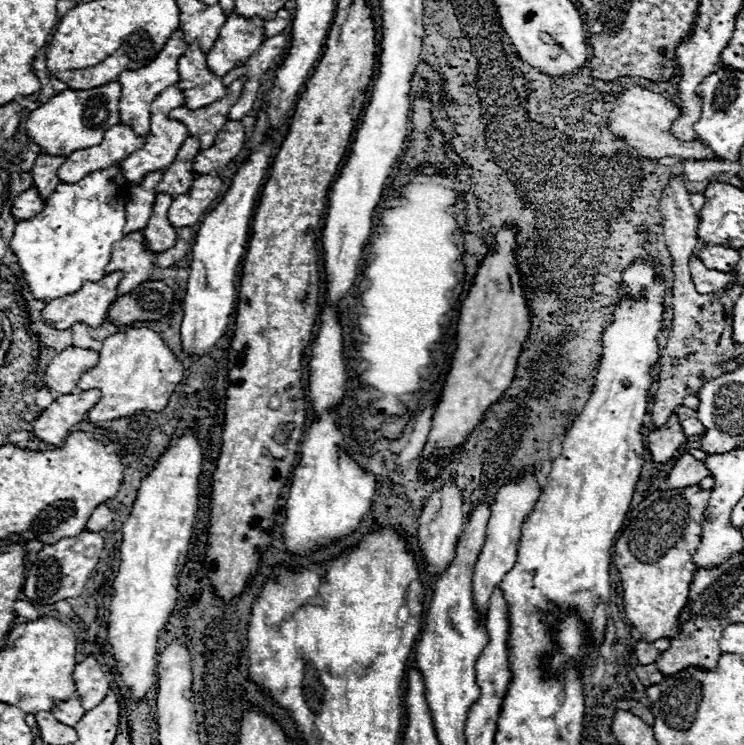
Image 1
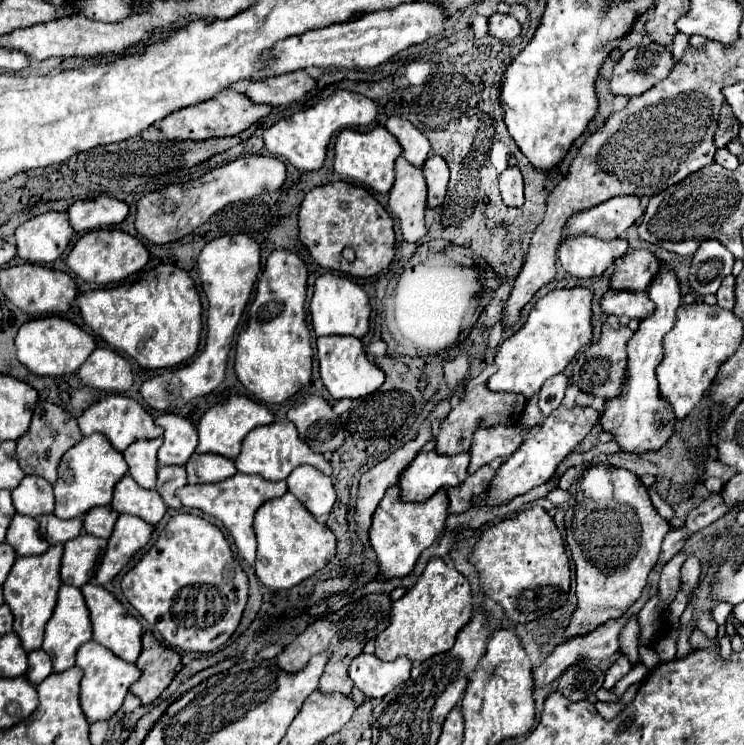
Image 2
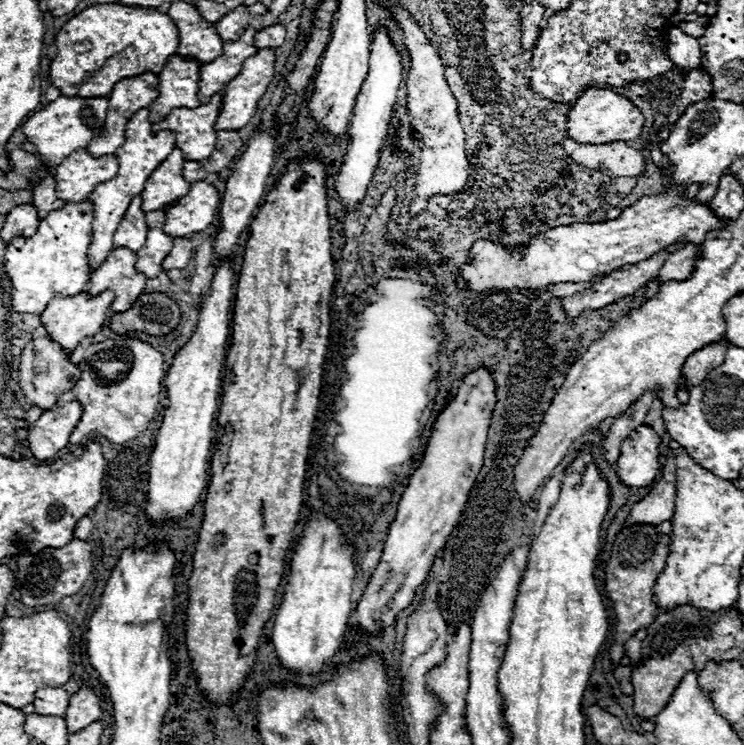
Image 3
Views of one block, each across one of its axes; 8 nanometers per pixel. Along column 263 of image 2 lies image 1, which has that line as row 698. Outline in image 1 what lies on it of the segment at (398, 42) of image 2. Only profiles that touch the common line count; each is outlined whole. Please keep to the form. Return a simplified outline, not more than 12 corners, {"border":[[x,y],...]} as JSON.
{"border":[[70,698],[52,708],[56,720],[66,726],[86,714],[78,698]]}

